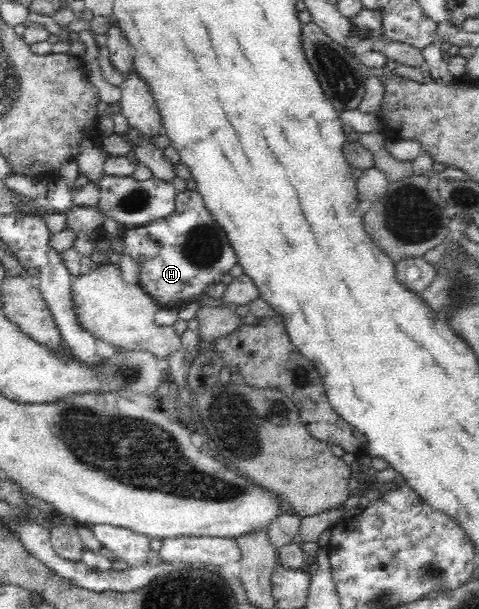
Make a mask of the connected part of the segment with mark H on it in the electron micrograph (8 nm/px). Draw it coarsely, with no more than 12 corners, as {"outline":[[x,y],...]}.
{"outline":[[199,191],[128,229],[156,309],[195,302],[238,264]]}

